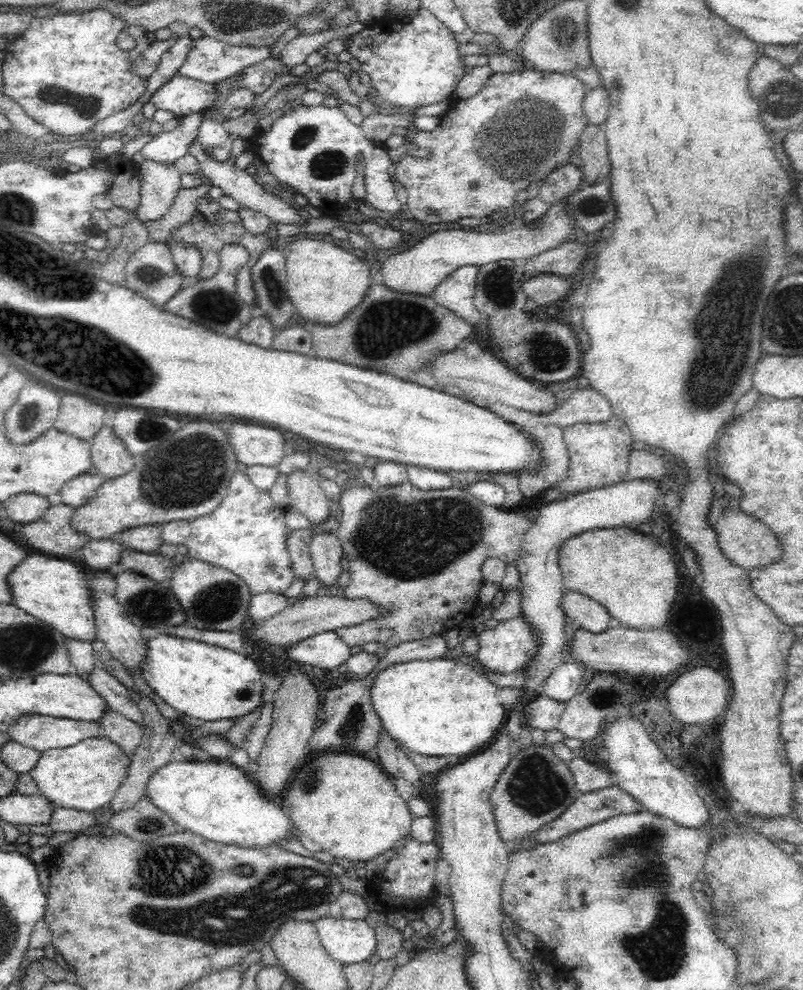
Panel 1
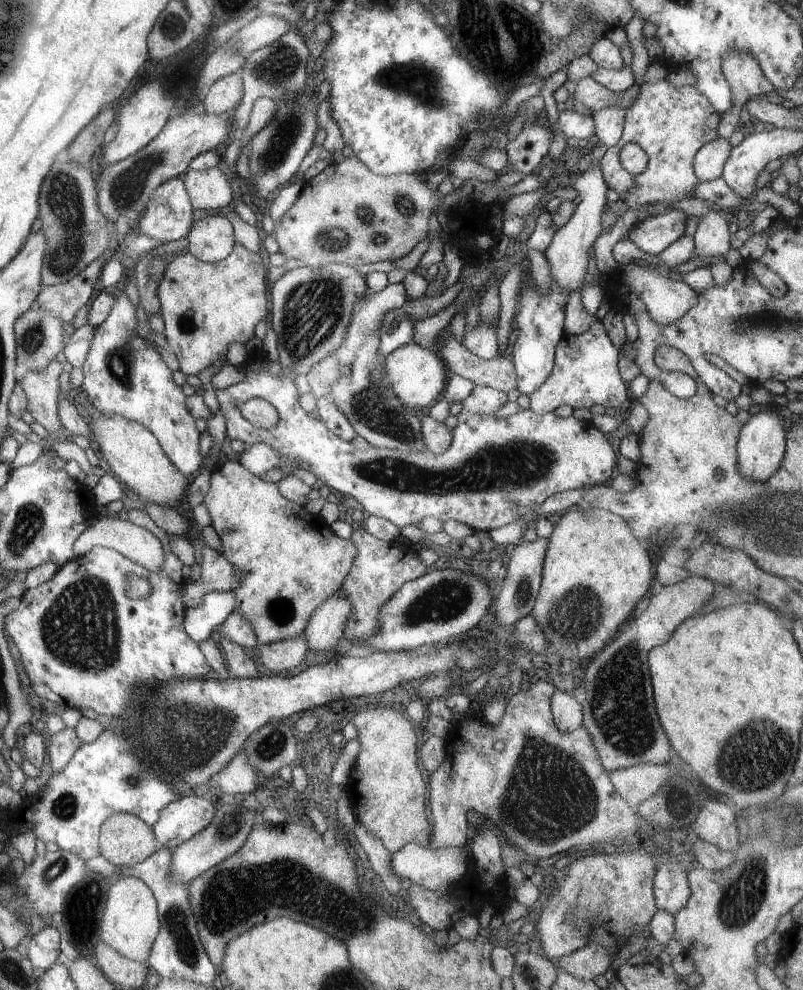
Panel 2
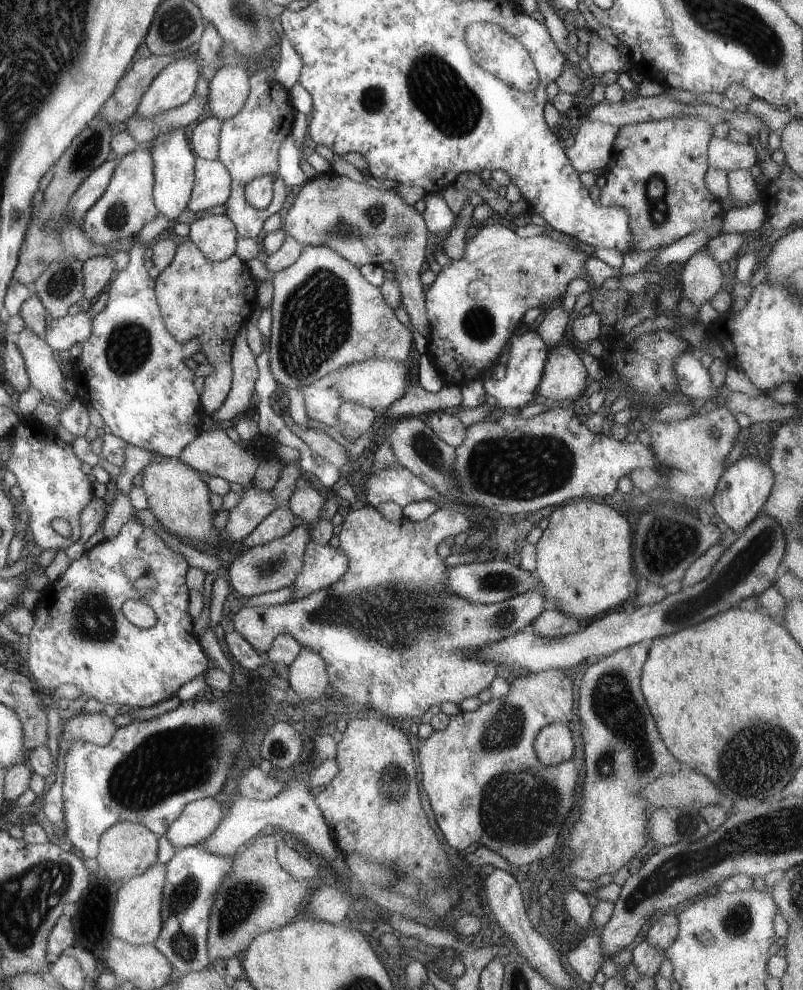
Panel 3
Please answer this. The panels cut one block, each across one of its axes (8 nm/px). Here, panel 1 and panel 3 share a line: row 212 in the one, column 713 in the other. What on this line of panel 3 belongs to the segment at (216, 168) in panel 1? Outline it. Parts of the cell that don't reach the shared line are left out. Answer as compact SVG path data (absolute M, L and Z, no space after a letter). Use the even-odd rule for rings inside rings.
M697 246L684 264L683 272L677 282L683 296L695 306L711 301L712 297L722 288L724 282L717 262L707 252L707 246Z

